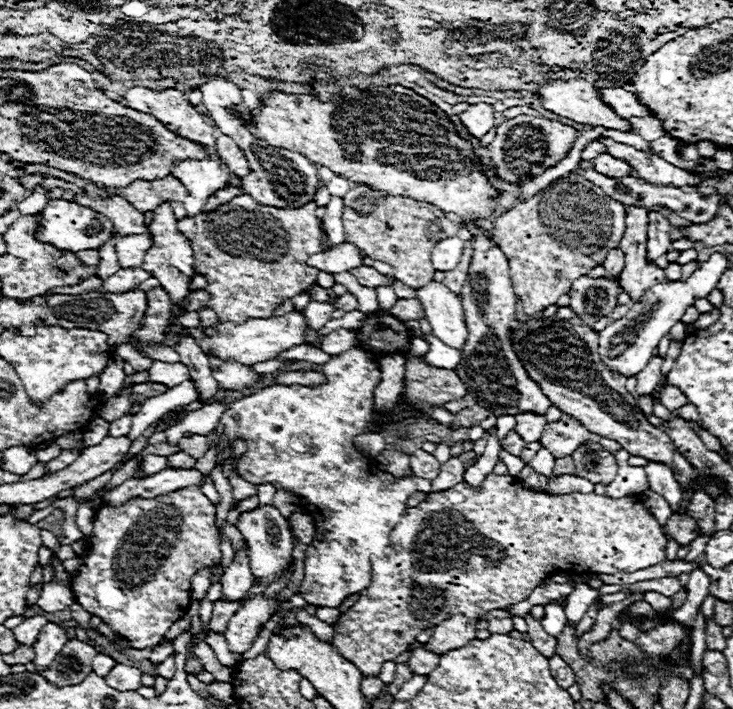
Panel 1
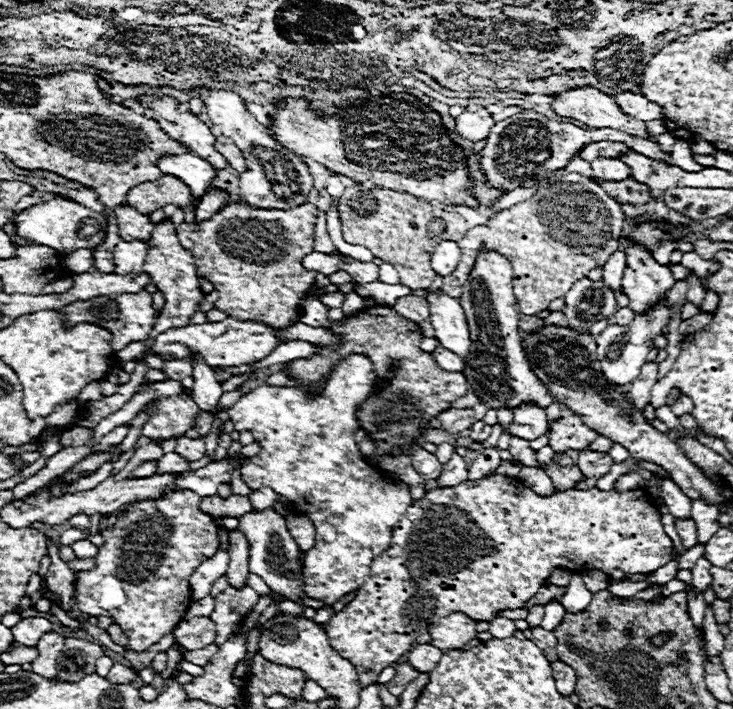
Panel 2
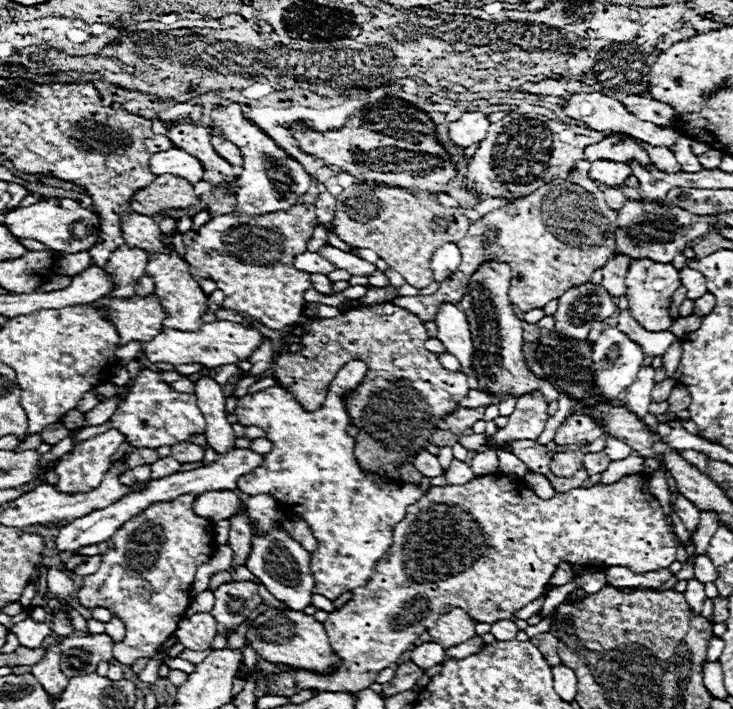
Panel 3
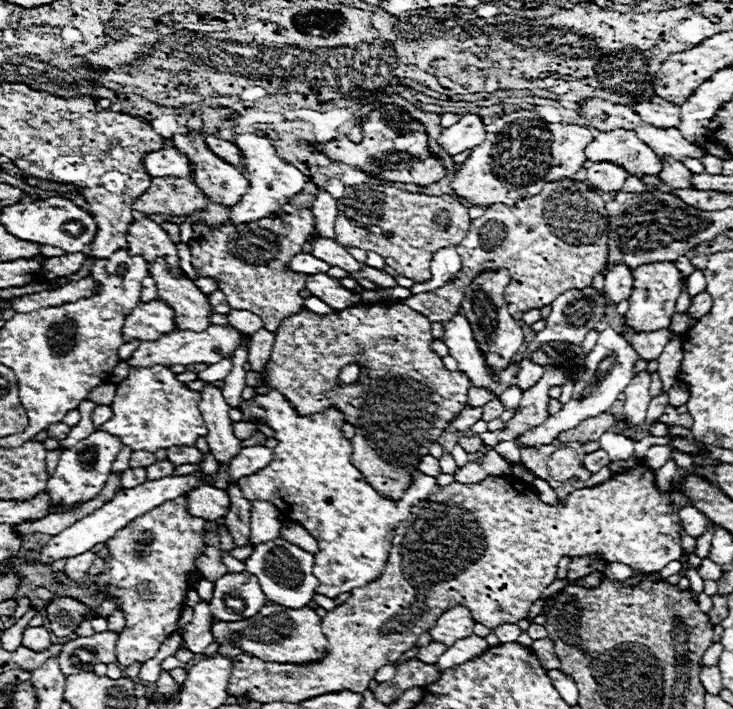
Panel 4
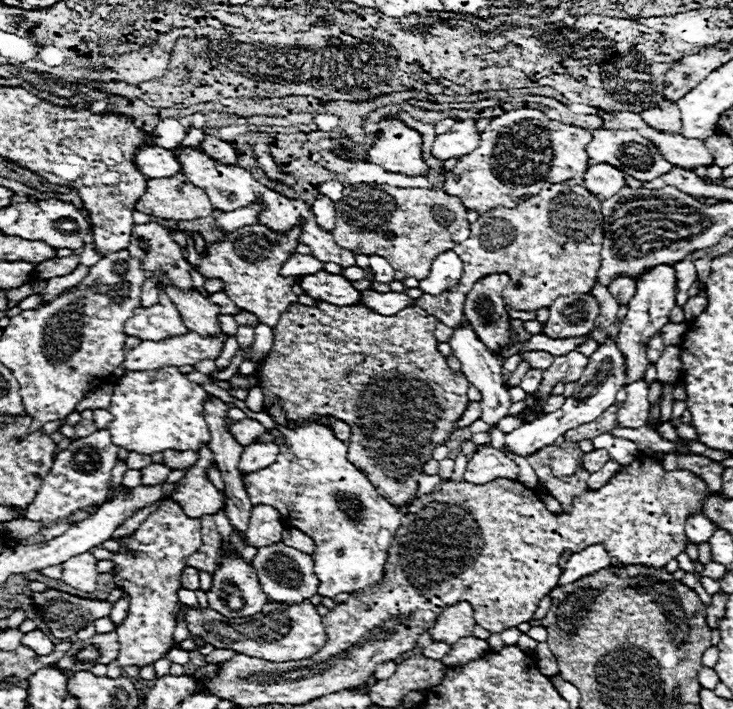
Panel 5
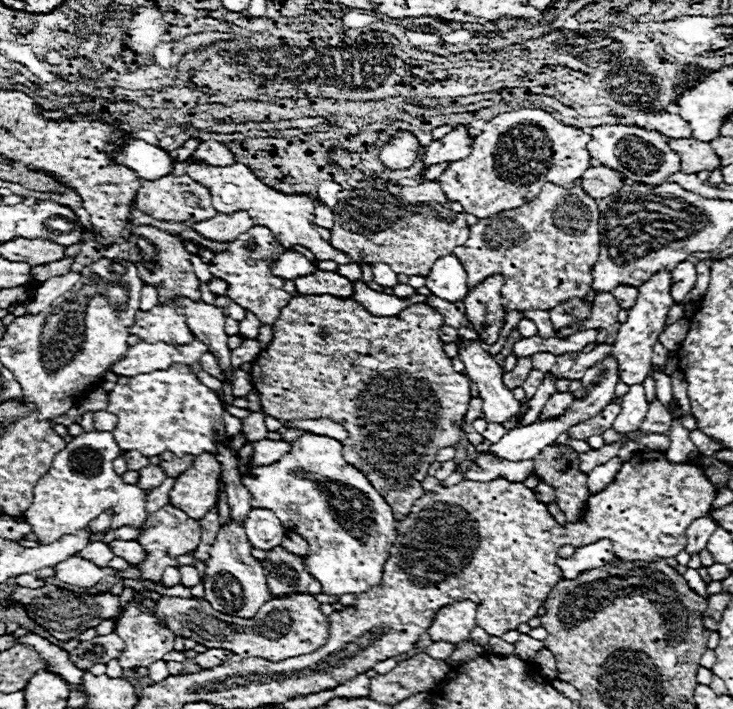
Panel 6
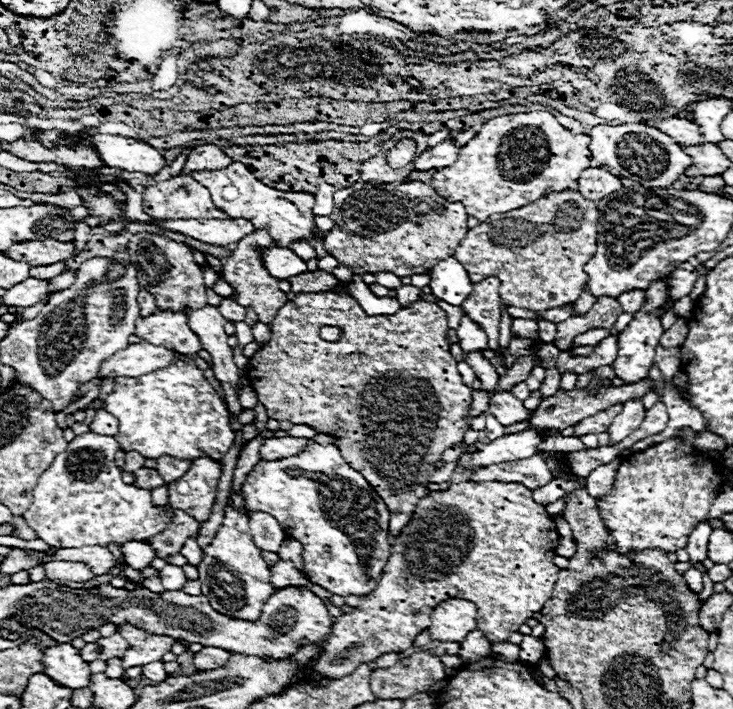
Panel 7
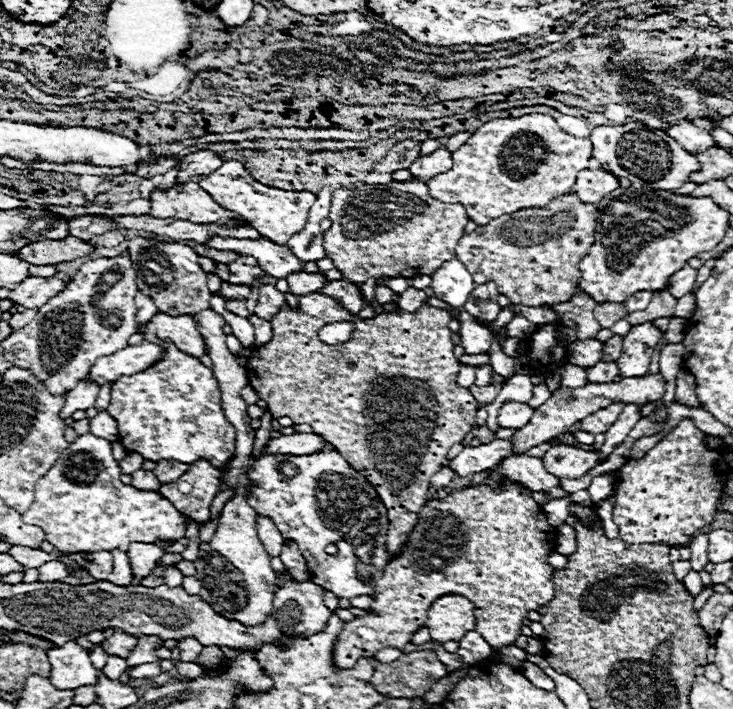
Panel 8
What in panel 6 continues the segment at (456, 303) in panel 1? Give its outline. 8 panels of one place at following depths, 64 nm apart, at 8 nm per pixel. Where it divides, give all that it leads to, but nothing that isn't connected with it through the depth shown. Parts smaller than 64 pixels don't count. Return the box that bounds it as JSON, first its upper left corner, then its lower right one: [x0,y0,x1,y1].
[456,340,520,422]

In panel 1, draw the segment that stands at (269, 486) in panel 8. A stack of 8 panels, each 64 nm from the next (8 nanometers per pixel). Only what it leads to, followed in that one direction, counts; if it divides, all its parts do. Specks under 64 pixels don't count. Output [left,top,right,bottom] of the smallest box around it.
[220,348,430,608]

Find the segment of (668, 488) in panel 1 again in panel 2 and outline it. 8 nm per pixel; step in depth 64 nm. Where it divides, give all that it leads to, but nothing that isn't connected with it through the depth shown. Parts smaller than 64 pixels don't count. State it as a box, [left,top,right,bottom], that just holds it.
[660,476,692,518]

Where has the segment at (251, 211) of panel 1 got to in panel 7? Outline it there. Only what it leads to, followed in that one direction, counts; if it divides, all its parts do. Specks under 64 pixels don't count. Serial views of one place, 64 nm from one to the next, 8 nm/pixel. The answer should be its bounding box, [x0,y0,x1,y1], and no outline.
[218,230,288,324]

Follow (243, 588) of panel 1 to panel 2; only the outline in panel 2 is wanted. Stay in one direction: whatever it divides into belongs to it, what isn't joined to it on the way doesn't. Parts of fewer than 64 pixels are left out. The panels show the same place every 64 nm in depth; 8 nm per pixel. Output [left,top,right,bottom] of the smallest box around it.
[228,530,248,588]

